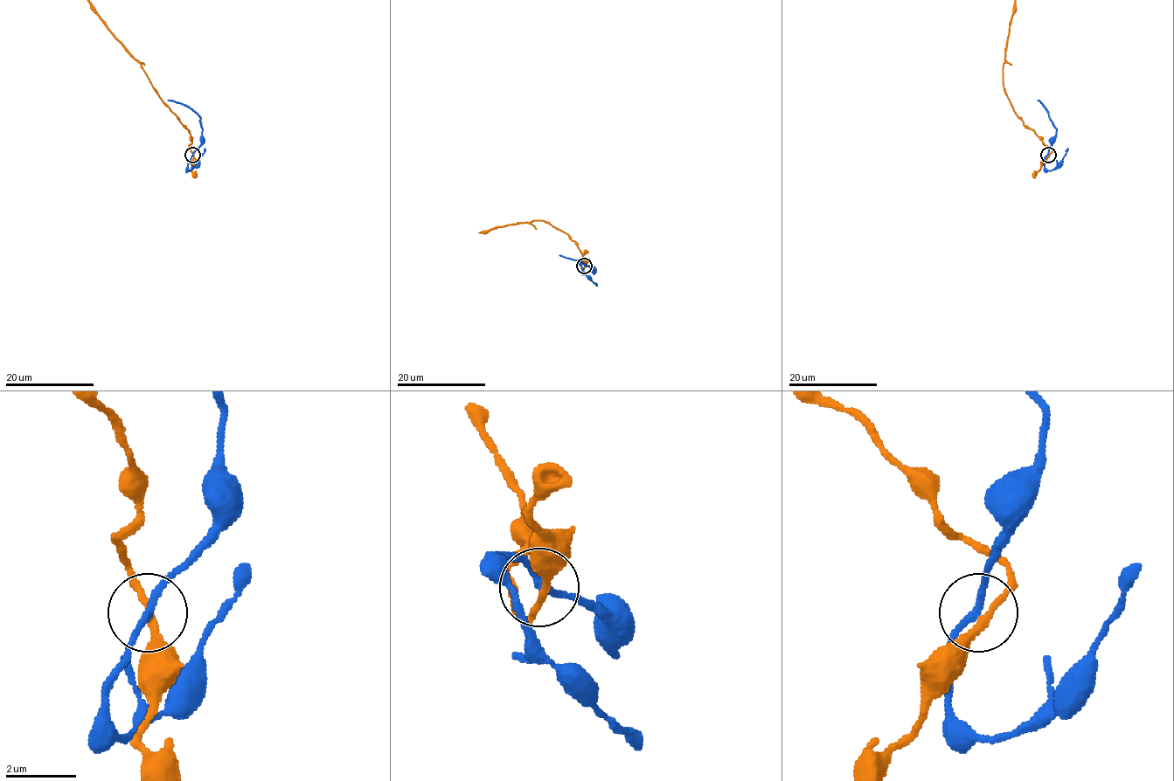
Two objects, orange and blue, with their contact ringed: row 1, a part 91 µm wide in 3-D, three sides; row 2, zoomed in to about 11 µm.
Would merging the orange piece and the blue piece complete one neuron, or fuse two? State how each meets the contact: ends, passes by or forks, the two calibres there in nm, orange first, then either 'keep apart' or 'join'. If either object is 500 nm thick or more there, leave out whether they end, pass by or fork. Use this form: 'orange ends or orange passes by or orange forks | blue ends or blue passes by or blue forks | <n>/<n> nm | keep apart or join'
orange passes by | blue passes by | 220/180 nm | join

